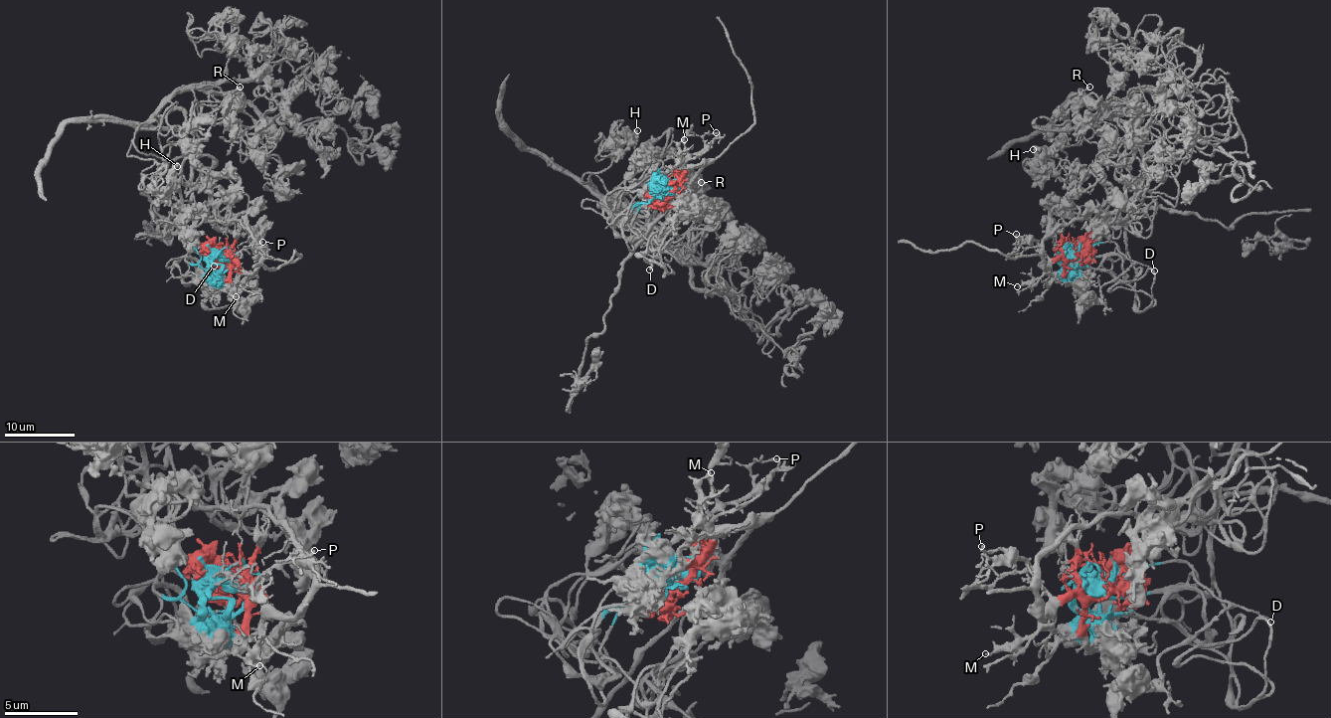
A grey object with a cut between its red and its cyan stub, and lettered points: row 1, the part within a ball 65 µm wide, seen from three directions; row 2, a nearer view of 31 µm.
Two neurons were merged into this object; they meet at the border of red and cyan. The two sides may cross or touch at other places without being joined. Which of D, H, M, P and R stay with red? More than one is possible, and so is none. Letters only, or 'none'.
M, P

